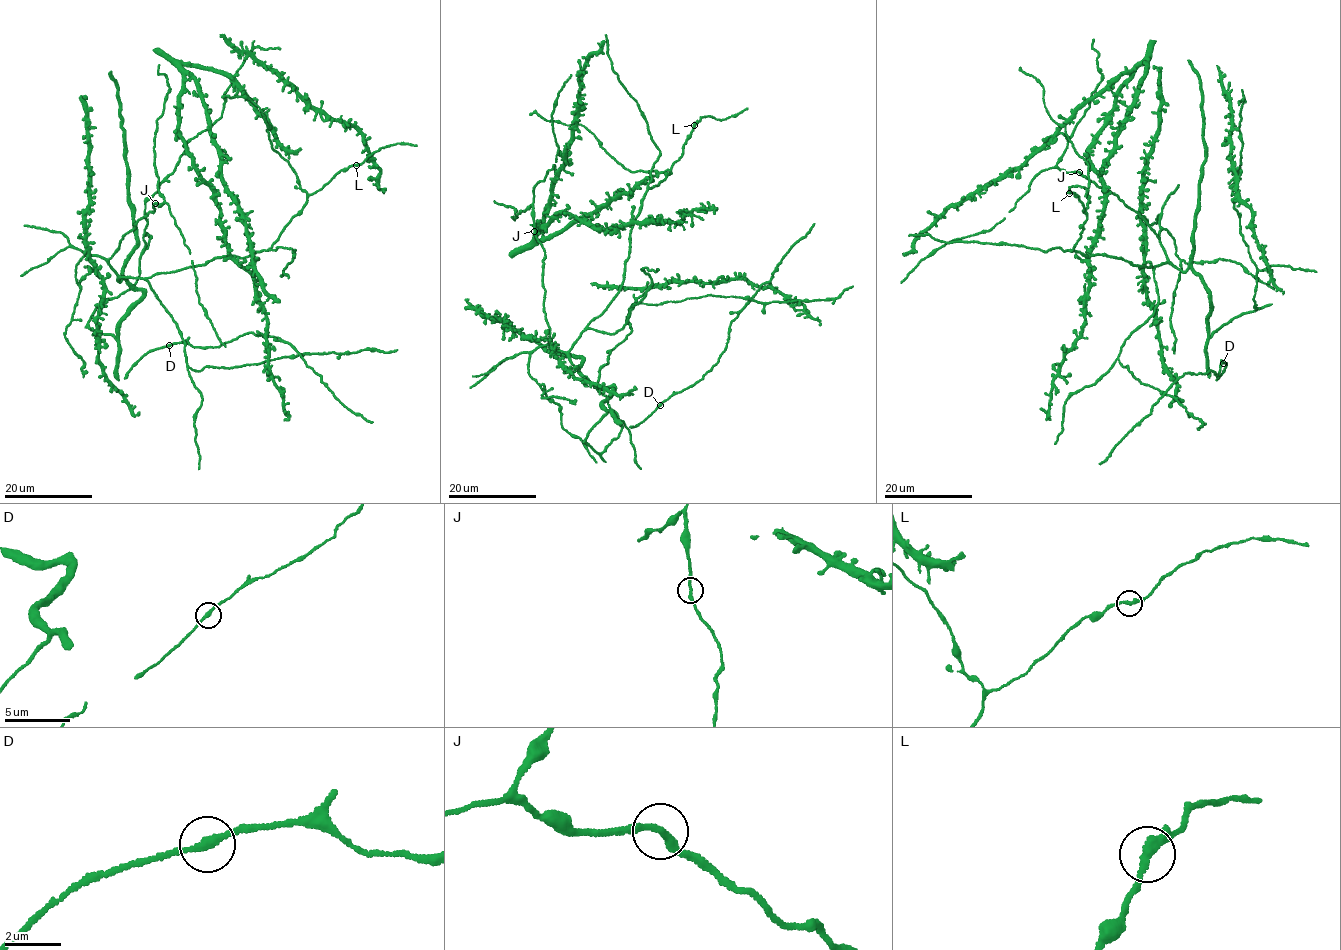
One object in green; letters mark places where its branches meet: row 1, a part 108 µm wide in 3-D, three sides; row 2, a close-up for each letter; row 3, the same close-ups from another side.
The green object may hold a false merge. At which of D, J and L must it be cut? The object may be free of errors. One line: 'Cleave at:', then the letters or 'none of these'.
Cleave at: none of these

